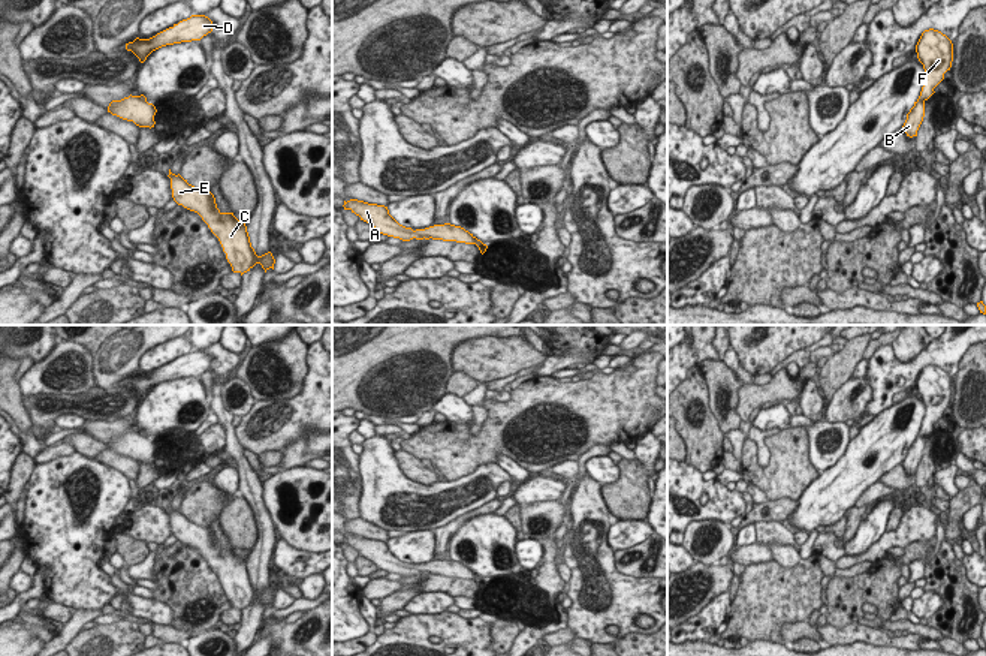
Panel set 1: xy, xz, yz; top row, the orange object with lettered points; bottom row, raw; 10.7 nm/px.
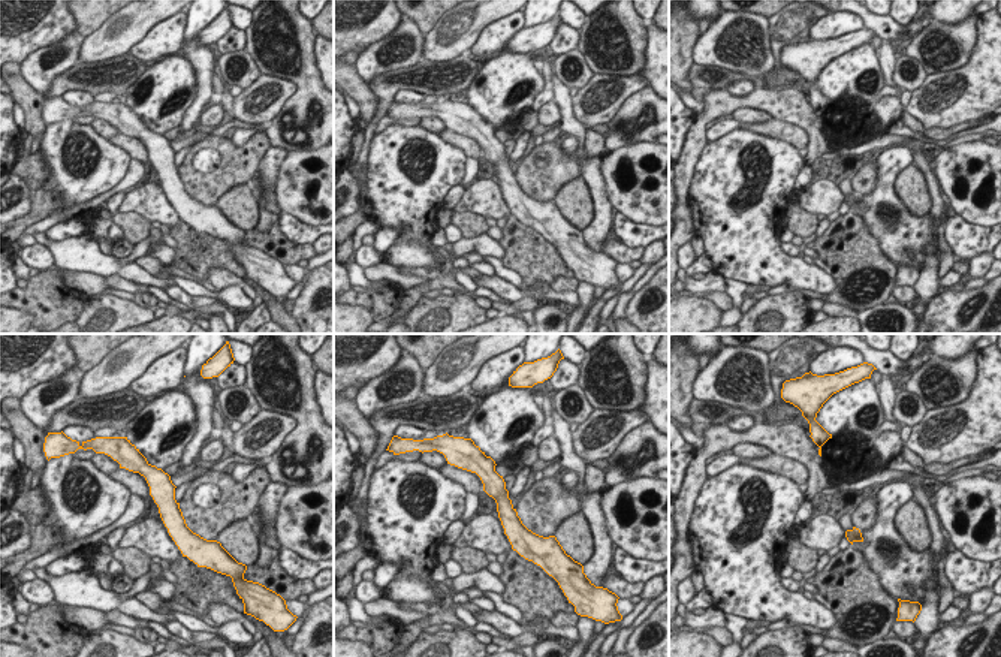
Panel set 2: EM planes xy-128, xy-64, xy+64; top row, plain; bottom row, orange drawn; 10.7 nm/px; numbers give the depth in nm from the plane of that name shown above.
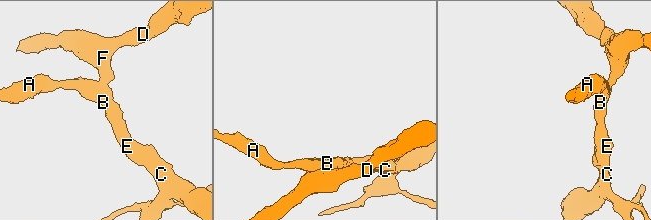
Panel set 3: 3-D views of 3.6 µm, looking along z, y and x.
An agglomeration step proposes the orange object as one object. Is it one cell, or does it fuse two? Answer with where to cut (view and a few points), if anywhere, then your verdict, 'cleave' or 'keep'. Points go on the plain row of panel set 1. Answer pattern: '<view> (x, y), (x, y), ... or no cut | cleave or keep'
yz (917, 435), (923, 438) | cleave

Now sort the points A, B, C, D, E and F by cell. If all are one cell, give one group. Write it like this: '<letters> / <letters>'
A B C E / D F

